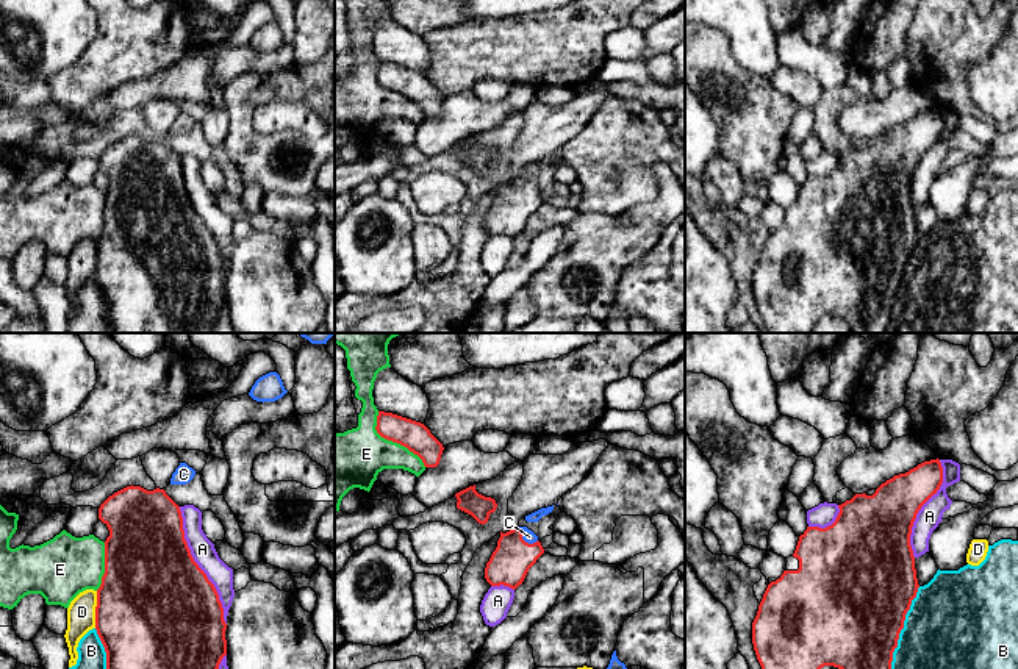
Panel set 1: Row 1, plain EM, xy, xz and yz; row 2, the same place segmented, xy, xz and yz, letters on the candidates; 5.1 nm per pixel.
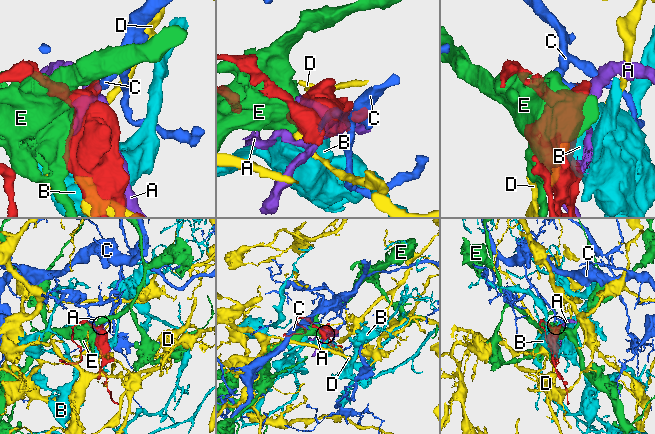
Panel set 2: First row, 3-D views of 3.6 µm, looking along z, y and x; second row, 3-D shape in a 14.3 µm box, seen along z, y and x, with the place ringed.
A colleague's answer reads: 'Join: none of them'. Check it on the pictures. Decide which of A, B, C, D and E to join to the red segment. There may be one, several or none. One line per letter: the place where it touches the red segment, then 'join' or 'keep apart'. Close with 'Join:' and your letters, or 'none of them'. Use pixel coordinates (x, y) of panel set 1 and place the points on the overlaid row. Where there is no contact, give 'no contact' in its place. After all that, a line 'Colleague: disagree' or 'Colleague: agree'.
A: contact xy (197, 566); keep apart
B: contact yz (903, 627); keep apart
C: contact xz (523, 540); join
D: contact xy (96, 610); keep apart
E: contact xz (393, 441); keep apart
Join: C
Colleague: disagree

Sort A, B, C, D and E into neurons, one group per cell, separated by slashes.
A / B / C / D / E

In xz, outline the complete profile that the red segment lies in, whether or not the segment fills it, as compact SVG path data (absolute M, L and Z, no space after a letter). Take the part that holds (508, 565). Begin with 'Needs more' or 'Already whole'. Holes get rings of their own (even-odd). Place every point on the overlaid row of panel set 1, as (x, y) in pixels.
Needs more. M527 527L500 531L497 547L486 563L485 578L491 586L516 589L543 553L538 536Z

